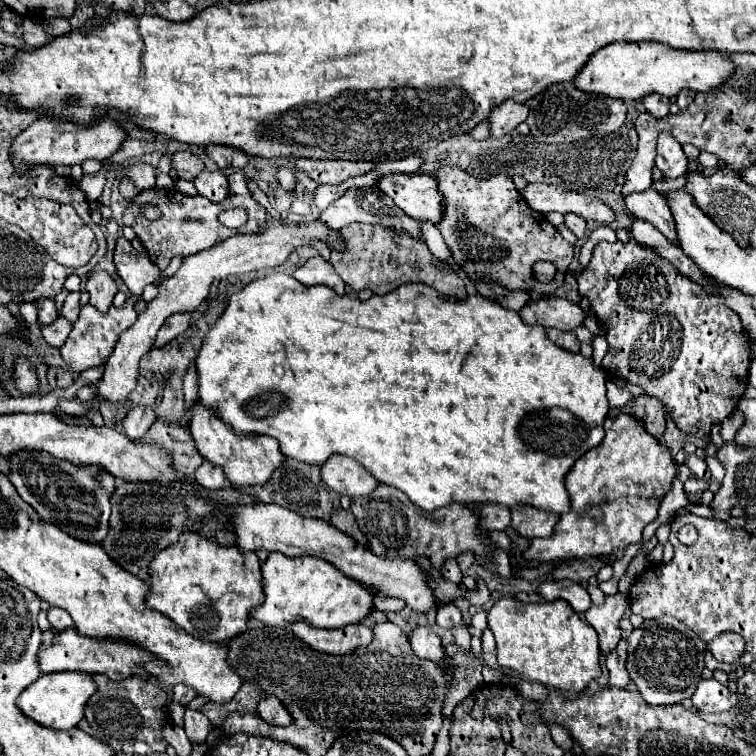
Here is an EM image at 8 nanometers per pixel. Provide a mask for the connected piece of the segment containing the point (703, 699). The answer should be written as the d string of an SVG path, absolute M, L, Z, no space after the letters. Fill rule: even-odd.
M716 679L700 681L700 685L692 697L694 709L698 713L708 713L708 715L730 711L736 703L738 703L738 695L732 693L726 685L718 683Z

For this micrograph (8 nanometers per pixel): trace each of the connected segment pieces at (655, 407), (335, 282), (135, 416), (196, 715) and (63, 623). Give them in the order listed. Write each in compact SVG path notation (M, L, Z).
M650 395L634 397L624 407L610 411L610 415L618 415L618 413L630 413L634 417L644 419L648 433L652 433L656 439L662 439L662 431L666 427L666 415L664 415L664 405L656 397Z
M312 257L308 259L304 265L300 265L292 277L296 281L300 281L302 285L326 285L332 291L336 291L338 295L344 295L344 281L338 277L338 273L332 269L332 265L322 259L322 257Z
M134 407L126 419L124 419L124 431L126 431L126 437L132 441L132 443L138 443L146 431L150 429L150 425L156 421L156 415L148 409L148 407Z
M186 709L186 715L184 715L184 731L188 733L188 739L192 743L196 743L196 745L206 743L206 737L212 731L212 721L202 711Z
M50 607L50 609L48 609L48 621L50 621L50 625L52 625L56 631L64 631L64 629L68 629L68 627L74 627L72 617L70 617L64 609L60 609L60 607Z

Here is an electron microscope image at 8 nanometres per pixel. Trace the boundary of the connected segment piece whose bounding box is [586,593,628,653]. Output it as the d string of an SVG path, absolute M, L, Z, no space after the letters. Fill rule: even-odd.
M616 593L616 595L608 595L606 601L600 607L592 605L586 611L586 621L596 629L602 653L608 653L608 651L616 649L616 643L622 637L618 621L622 619L626 609L628 609L626 595Z

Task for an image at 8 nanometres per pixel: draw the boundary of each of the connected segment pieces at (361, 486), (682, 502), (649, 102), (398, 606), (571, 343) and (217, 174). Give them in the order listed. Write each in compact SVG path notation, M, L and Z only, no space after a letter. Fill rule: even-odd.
M332 455L320 467L320 477L334 493L346 497L366 495L378 485L378 481L372 479L372 475L366 473L362 465L344 455Z
M679 479L674 480L674 485L667 493L662 501L658 511L656 520L648 524L643 530L643 540L647 541L655 535L657 528L668 522L669 517L677 511L684 509L689 503L687 496L684 493L683 483Z
M650 93L642 99L644 107L648 113L652 113L652 117L666 117L668 115L668 107L670 107L670 99L668 97L660 97L656 93Z
M374 597L374 607L378 609L378 611L402 611L404 607L406 607L406 603L404 601L400 601L400 599L384 599L384 597Z
M546 329L546 333L548 333L548 339L554 341L556 345L560 345L560 347L564 347L564 349L570 349L570 351L574 351L574 353L580 351L580 343L578 343L578 339L576 339L576 335L574 335L572 331Z
M204 169L196 179L194 179L194 187L198 189L198 193L214 203L220 203L226 199L228 195L228 179L222 171L208 171Z

